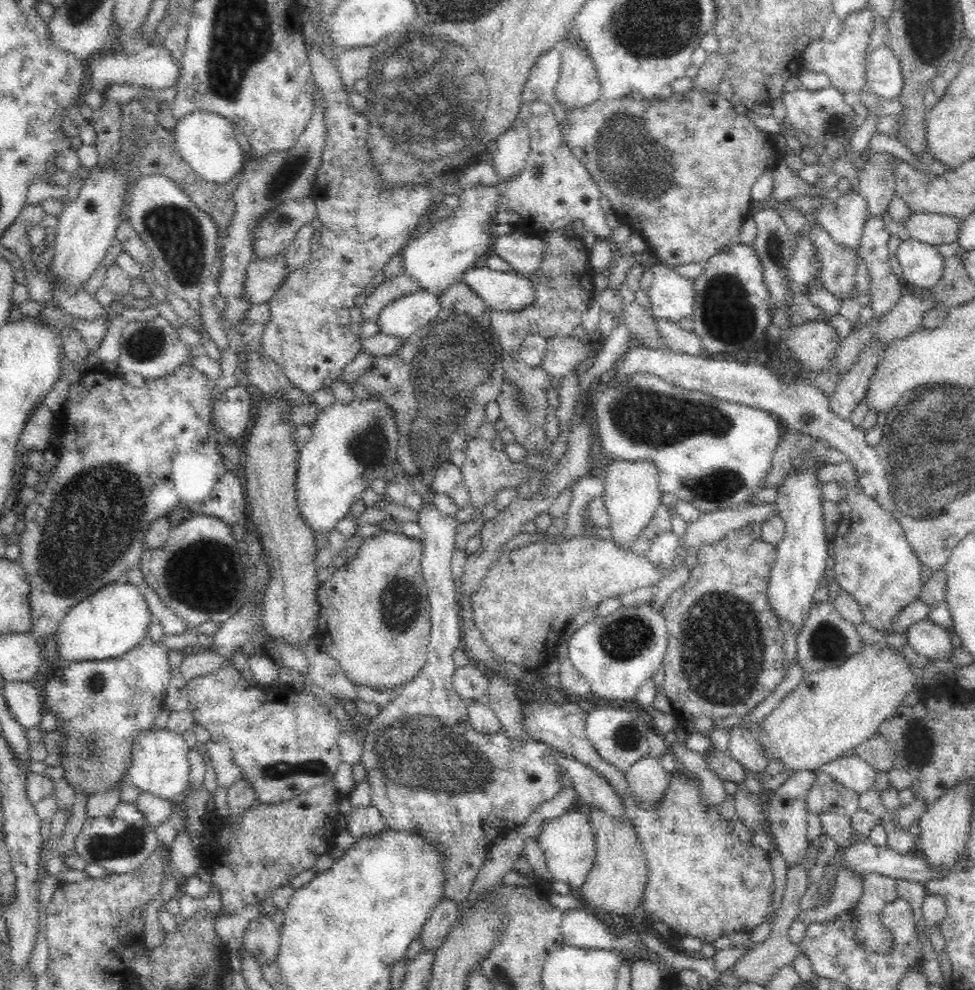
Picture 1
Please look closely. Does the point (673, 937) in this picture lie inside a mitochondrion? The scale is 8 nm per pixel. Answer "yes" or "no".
no

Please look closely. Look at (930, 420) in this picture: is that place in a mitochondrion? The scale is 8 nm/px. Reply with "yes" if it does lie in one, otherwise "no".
yes

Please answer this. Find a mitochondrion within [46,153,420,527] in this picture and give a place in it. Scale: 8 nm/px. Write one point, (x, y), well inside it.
(181, 237)

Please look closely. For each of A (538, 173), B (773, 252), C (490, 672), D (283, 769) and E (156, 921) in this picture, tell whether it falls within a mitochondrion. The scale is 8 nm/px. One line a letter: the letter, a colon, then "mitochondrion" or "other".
A: mitochondrion
B: mitochondrion
C: other
D: mitochondrion
E: other

